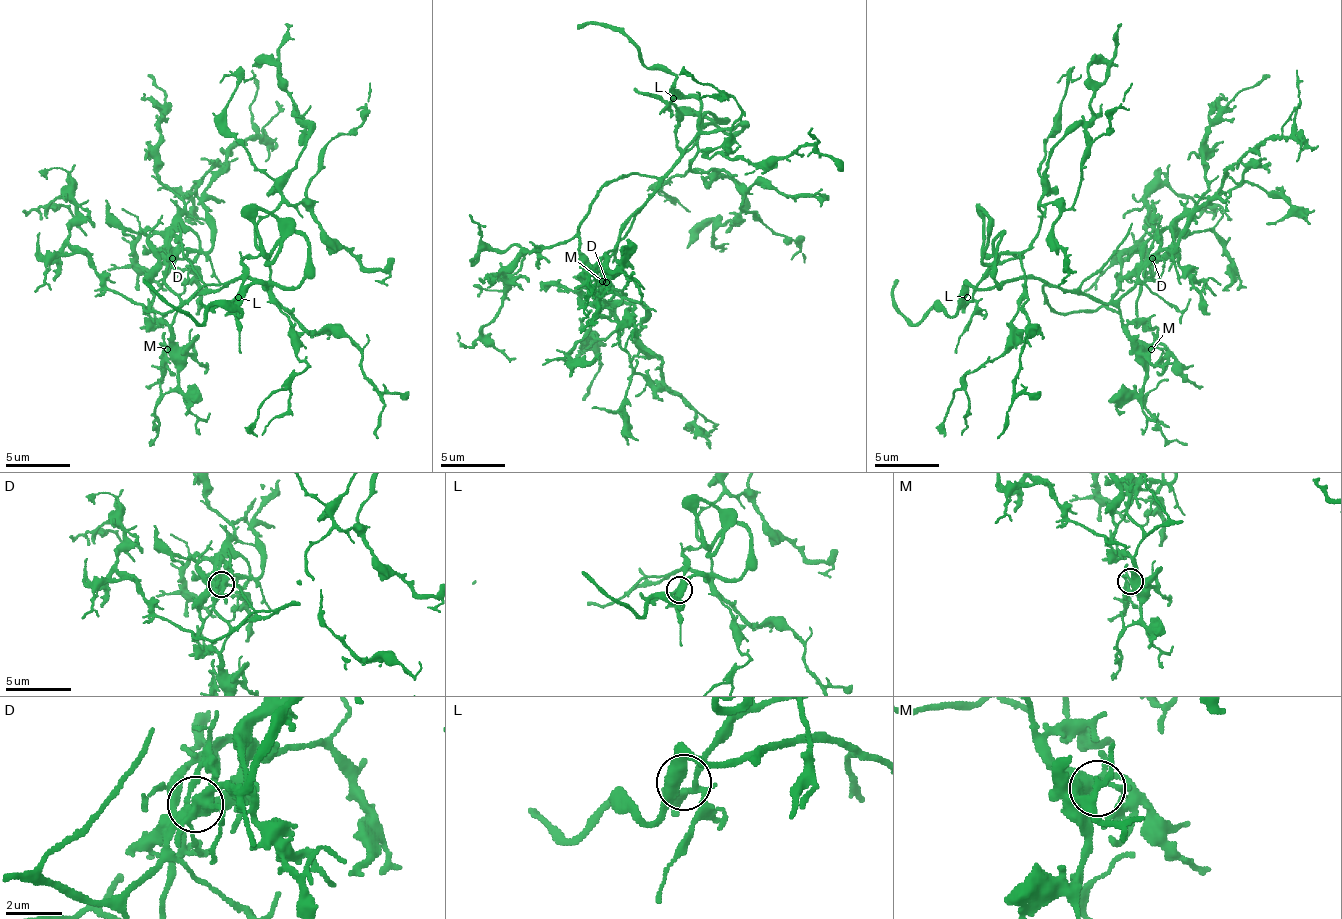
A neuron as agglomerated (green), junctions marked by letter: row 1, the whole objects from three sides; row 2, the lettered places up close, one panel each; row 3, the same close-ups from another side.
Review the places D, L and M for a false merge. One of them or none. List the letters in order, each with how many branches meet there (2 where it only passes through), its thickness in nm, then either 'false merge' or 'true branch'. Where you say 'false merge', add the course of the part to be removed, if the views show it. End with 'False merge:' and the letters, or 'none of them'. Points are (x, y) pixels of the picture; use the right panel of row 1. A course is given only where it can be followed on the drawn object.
D: 7 | 440 nm | false merge | (1151, 259), (1170, 252), (1176, 246), (1186, 220), (1244, 156), (1286, 136), (1292, 130), (1299, 104), (1296, 69)
L: 4 | 380 nm | true branch
M: 5 | 360 nm | true branch
False merge: D

